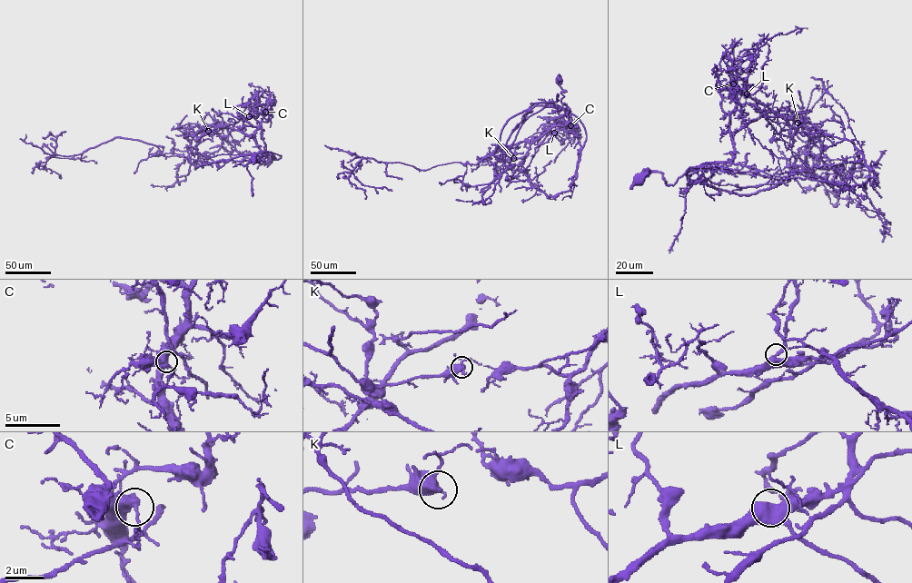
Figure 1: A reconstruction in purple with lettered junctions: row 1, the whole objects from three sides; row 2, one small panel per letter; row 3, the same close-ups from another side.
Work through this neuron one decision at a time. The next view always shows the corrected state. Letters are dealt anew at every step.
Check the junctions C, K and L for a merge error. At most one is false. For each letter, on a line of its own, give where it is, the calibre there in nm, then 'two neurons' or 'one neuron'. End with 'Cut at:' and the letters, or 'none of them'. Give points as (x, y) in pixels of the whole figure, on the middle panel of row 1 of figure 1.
C: place (570, 125); calibre 400 nm; two neurons
K: place (513, 158); calibre 440 nm; one neuron
L: place (554, 133); calibre 400 nm; one neuron
Cut at: C

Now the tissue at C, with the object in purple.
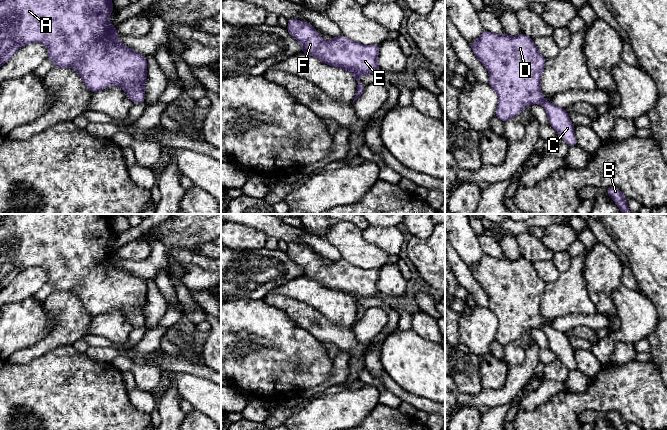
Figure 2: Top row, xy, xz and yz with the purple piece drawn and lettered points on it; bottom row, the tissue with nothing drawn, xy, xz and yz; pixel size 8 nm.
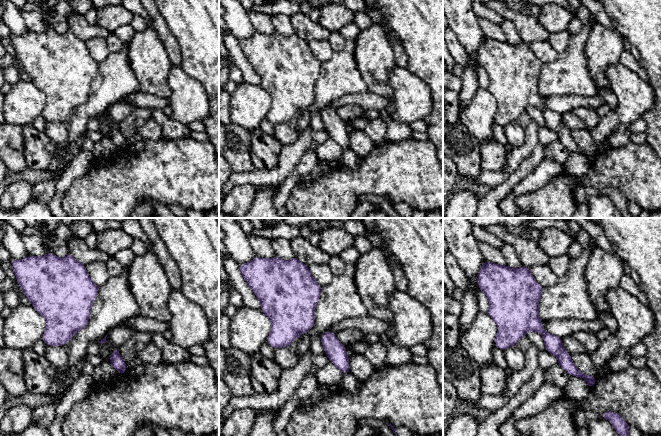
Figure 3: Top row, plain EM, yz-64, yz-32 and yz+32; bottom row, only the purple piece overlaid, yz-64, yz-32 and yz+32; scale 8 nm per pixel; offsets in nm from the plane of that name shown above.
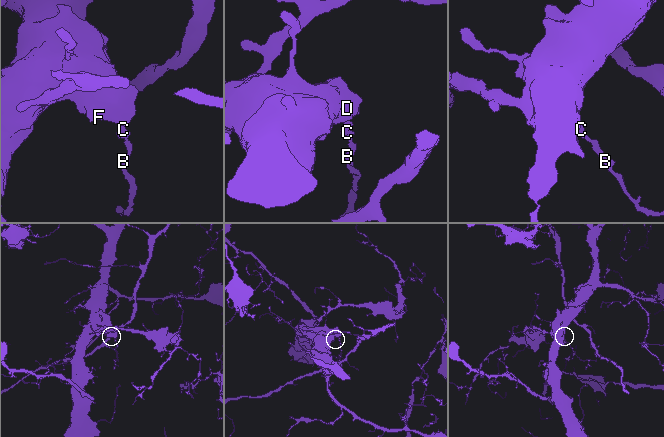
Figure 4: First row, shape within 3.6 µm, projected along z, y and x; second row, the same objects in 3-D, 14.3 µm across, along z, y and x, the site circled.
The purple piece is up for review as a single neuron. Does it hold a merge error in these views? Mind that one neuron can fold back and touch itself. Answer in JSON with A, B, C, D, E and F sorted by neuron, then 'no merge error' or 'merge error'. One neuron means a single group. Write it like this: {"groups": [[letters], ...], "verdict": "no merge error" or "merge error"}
{"groups": [["A", "D", "E", "F"], ["B", "C"]], "verdict": "merge error"}

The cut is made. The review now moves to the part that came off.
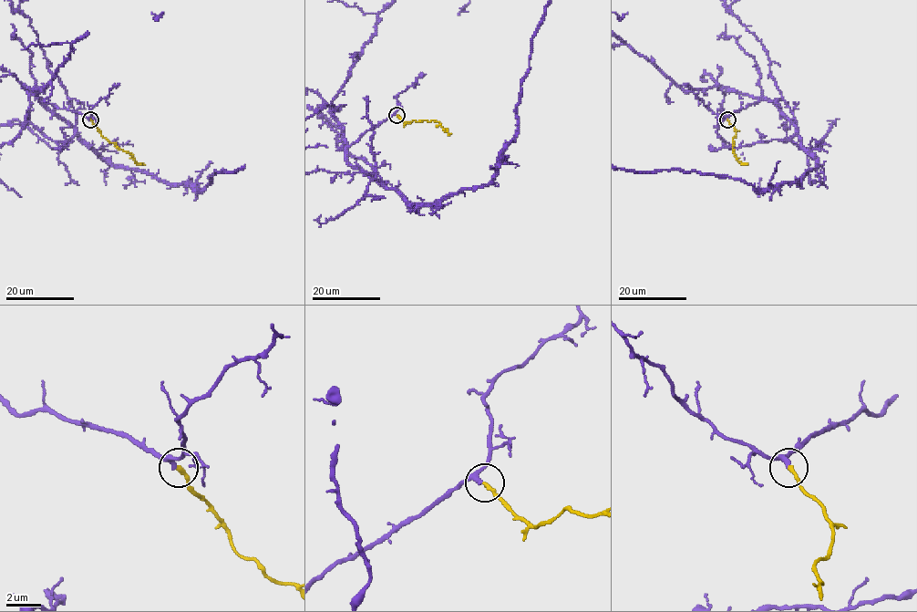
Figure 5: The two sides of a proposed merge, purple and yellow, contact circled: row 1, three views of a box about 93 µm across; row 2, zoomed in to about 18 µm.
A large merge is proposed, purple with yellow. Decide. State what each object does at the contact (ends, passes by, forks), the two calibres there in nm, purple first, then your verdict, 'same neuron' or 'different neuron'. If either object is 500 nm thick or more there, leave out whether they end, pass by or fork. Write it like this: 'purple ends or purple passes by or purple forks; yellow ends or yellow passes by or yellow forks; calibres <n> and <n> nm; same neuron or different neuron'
purple passes by; yellow ends; calibres 240 and 240 nm; same neuron

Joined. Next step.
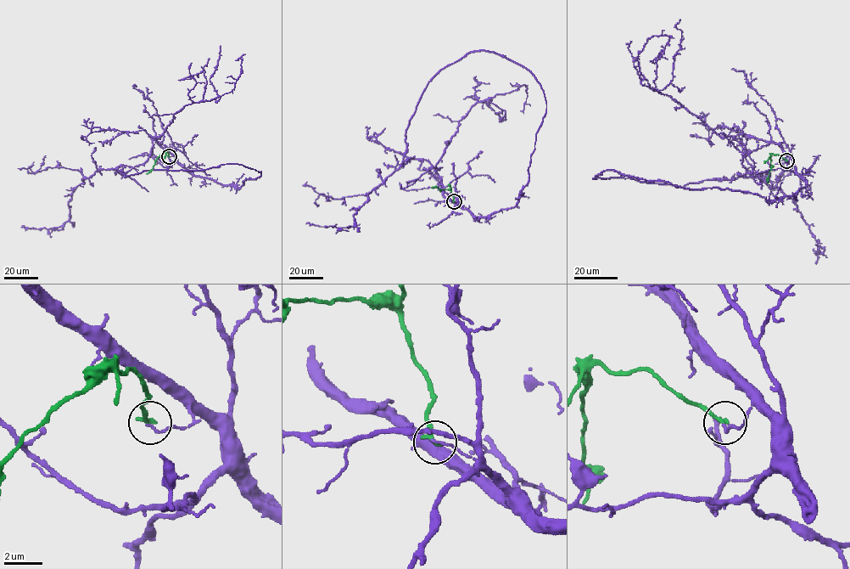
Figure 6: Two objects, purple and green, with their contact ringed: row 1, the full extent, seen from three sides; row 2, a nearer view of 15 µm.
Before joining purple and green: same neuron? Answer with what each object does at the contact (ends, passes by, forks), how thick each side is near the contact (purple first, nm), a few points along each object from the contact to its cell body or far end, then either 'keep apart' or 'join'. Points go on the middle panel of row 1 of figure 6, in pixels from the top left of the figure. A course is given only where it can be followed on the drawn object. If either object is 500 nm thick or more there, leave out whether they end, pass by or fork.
purple ends; green ends; calibres 130 and 240 nm; course purple (454, 201), (487, 216), (527, 183), (544, 91), (494, 53), (428, 83), (403, 161), (352, 226), (305, 223); course green (454, 201), (450, 189), (431, 187); keep apart

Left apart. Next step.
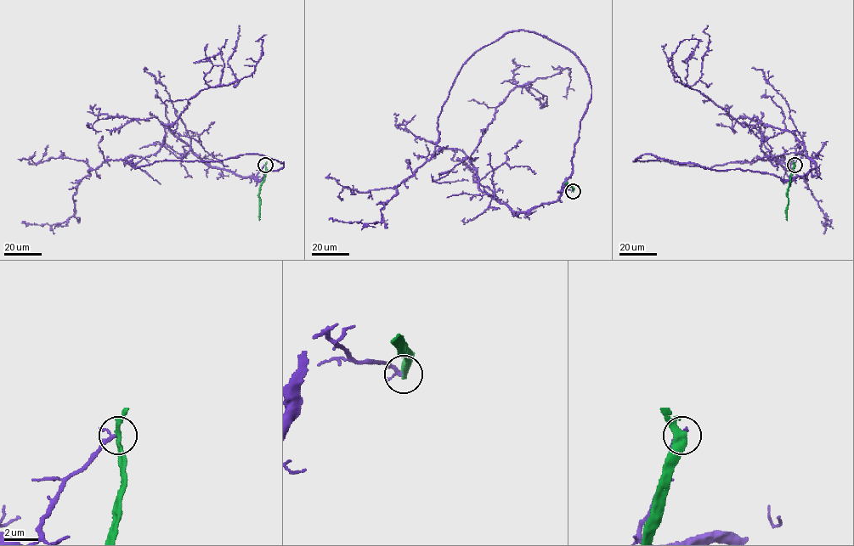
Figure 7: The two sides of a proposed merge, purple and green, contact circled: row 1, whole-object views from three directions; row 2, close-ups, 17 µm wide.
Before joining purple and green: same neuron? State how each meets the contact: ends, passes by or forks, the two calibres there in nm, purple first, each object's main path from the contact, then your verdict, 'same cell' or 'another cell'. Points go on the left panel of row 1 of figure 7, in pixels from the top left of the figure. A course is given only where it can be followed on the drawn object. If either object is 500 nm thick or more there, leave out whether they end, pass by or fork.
purple ends | green passes by | 260/320 nm | purple via (265, 165), (257, 180), (284, 163), (256, 154), (135, 168), (104, 161), (77, 185), (67, 221), (21, 223) | green via (265, 165), (263, 182), (257, 194), (258, 220) | another cell

